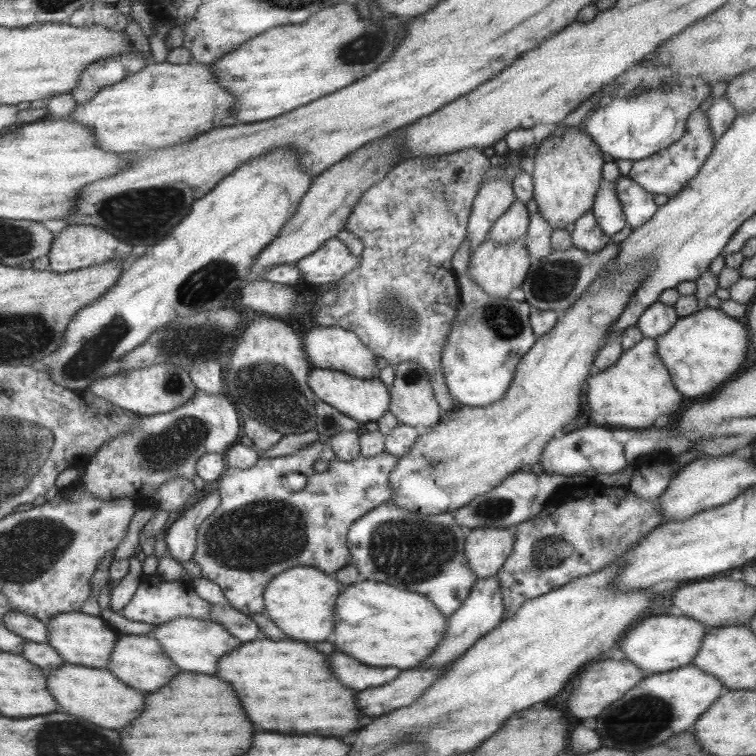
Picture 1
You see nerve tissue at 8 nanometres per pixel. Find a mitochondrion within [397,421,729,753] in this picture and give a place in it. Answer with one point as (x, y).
(656, 714)

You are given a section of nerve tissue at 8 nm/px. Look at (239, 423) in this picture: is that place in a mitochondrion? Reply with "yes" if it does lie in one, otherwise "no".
no

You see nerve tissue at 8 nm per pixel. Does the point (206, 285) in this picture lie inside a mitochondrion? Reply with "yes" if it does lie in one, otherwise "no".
yes

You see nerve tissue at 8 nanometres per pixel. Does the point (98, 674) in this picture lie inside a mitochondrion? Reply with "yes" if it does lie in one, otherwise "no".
no

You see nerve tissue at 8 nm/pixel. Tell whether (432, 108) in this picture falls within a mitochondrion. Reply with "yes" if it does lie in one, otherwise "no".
no

